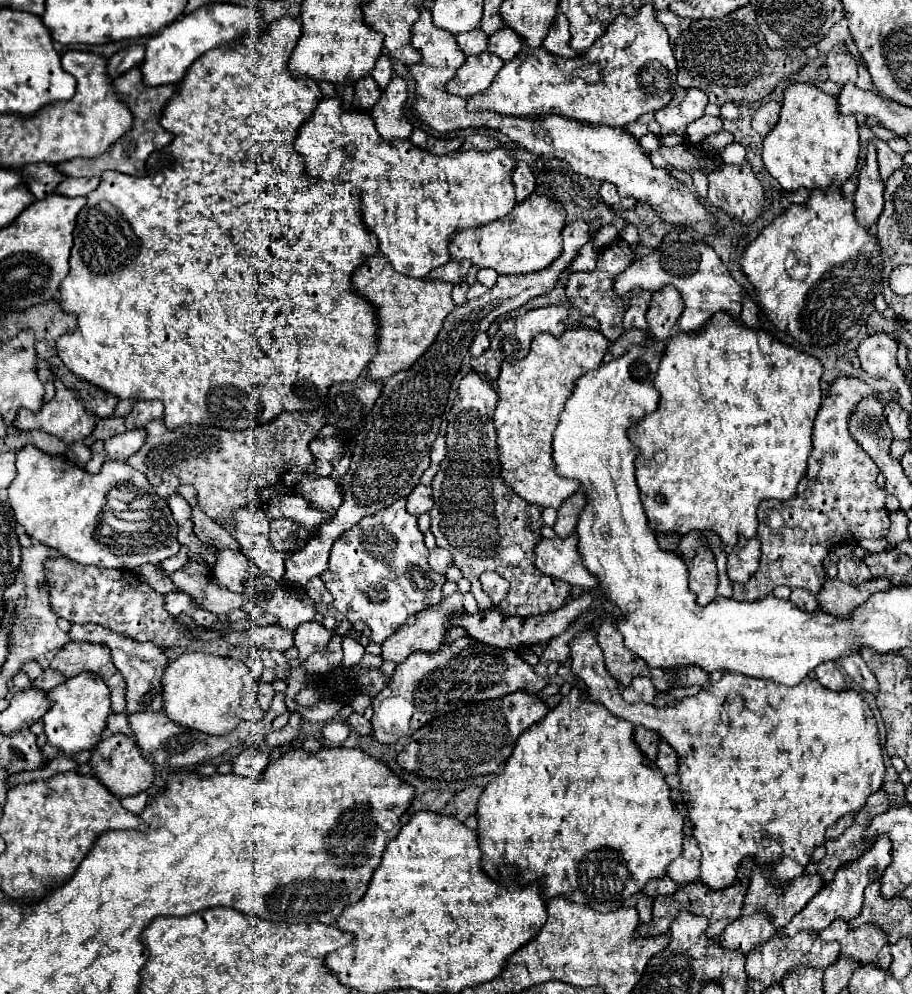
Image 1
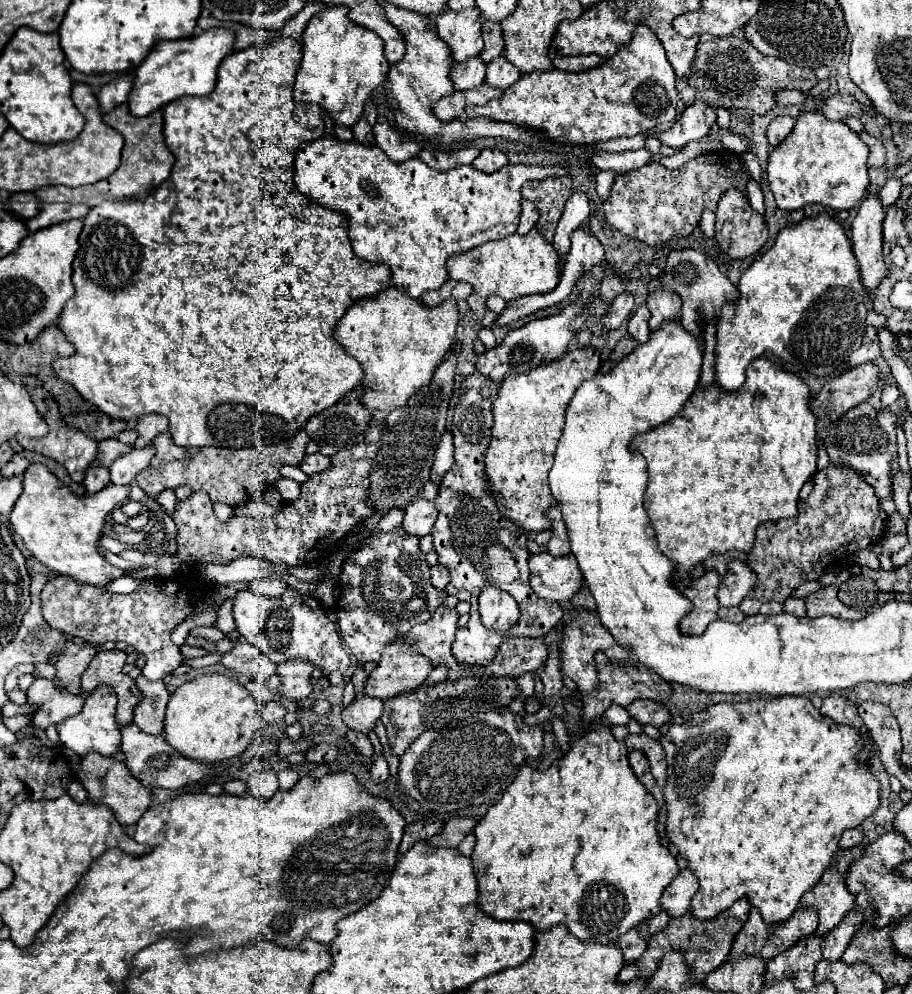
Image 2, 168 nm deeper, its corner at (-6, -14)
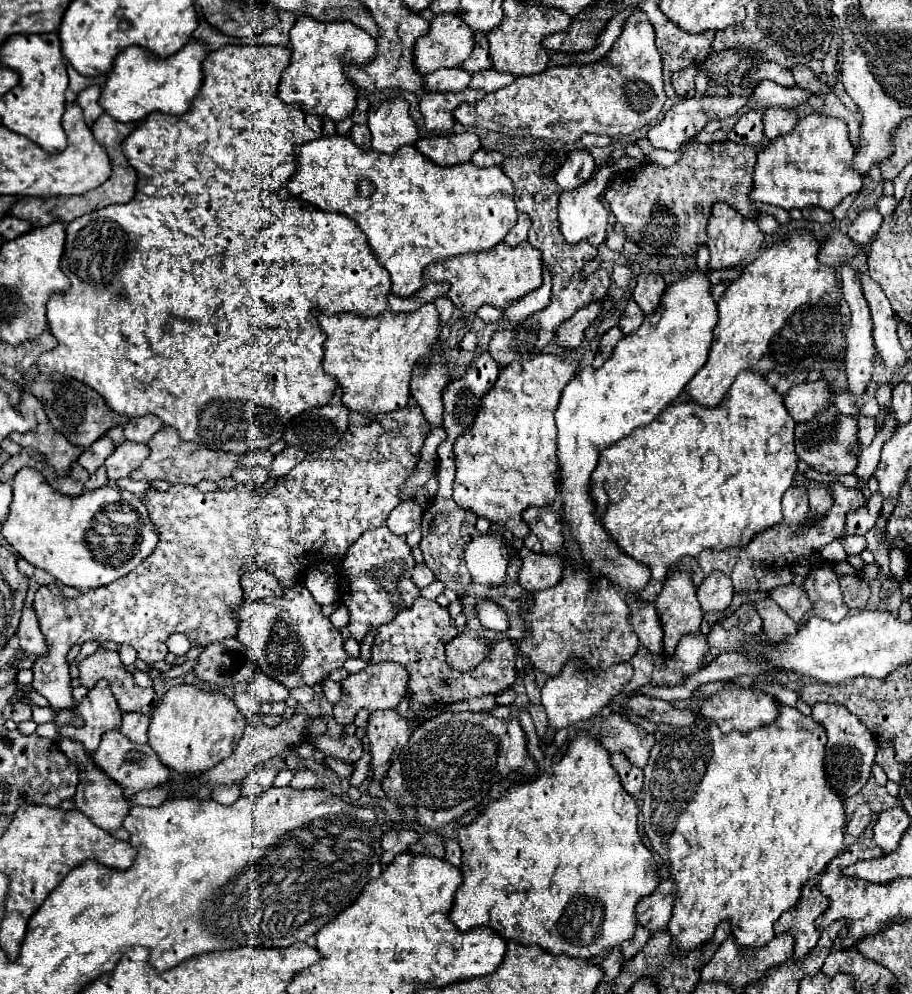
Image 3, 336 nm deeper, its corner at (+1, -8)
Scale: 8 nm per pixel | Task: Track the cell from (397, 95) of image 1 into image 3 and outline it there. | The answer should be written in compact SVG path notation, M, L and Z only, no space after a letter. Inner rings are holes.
M391 98L368 110L367 126L371 130L371 146L375 152L393 154L401 146L419 140L415 122L409 114L409 104L403 98Z

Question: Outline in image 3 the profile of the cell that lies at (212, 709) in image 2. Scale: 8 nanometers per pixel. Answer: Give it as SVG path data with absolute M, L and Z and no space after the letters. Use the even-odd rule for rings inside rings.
M181 684L171 688L151 714L147 742L167 768L179 774L199 774L227 758L237 748L243 730L245 718L233 700L219 692L201 692L195 686Z

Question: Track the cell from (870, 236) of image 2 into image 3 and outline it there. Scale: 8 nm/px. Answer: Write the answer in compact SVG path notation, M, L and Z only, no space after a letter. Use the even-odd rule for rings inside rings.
M841 266L841 292L843 298L849 304L851 310L851 322L849 322L849 332L845 336L845 374L847 374L847 382L849 382L849 390L855 396L861 396L871 380L873 374L873 364L875 364L875 344L873 344L873 336L871 336L871 318L869 318L869 306L865 302L865 296L861 294L861 282L857 282L857 274L853 274L853 270L849 270L849 266Z

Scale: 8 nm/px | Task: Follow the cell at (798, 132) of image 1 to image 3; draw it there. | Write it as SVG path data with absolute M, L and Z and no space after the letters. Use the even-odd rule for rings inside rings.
M809 114L789 134L775 138L759 152L749 196L755 202L767 202L785 210L803 210L807 206L833 210L845 196L857 194L863 188L863 178L851 170L851 162L853 144L847 134L847 124L839 118Z

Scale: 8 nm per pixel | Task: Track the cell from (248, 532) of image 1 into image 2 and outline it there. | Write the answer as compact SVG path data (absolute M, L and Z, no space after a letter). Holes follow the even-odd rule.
M262 578L262 580L254 580L248 584L248 588L256 594L264 594L264 596L282 596L288 586L284 580L280 578Z

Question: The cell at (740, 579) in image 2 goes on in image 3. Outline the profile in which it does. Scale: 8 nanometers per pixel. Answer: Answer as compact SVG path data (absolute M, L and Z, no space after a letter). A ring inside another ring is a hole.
M709 574L697 588L697 600L705 612L723 612L733 600L733 586L725 574Z

